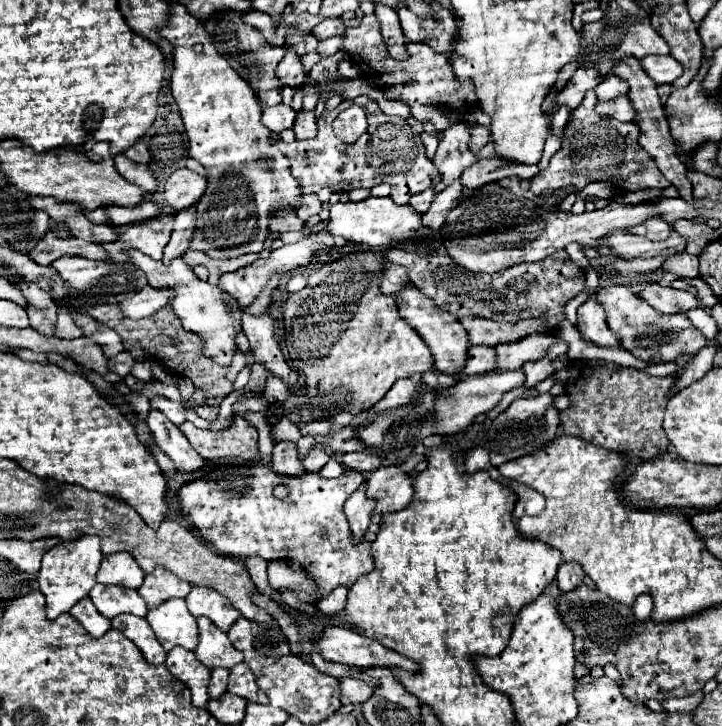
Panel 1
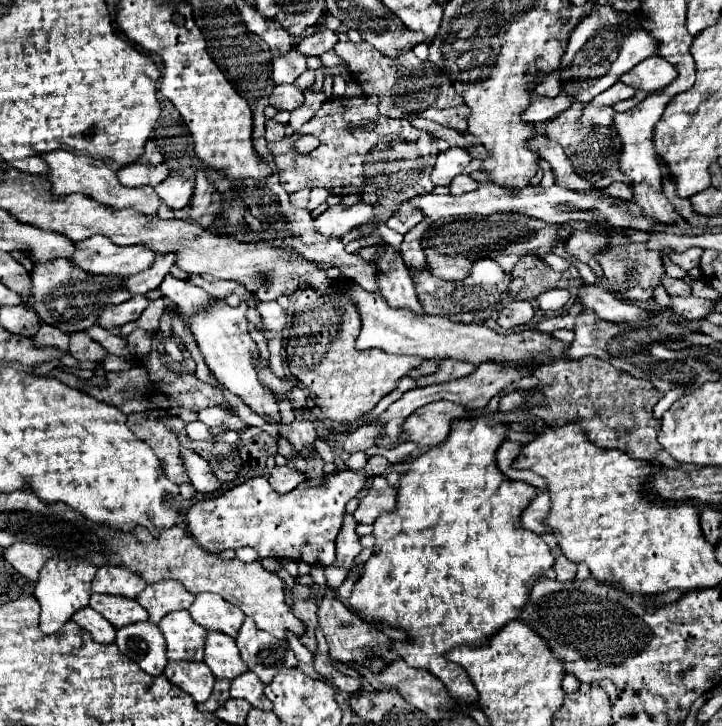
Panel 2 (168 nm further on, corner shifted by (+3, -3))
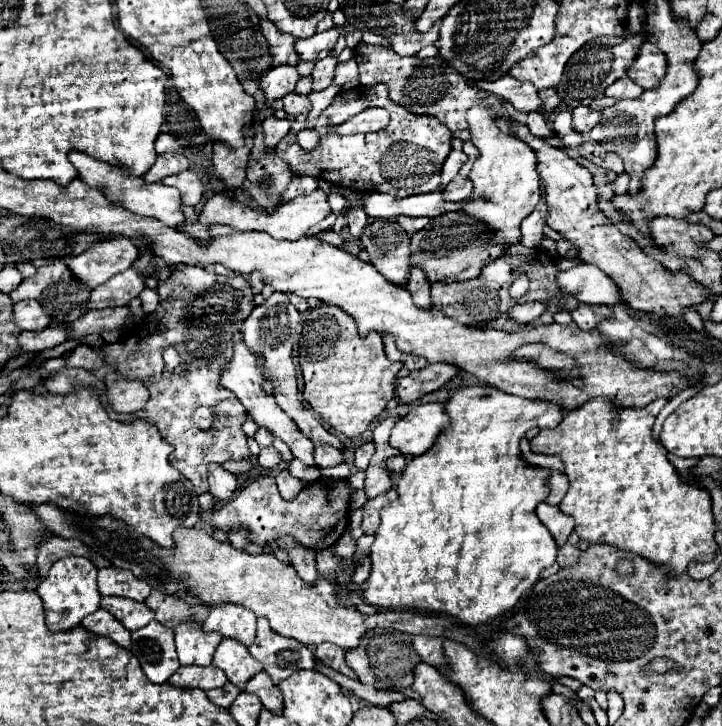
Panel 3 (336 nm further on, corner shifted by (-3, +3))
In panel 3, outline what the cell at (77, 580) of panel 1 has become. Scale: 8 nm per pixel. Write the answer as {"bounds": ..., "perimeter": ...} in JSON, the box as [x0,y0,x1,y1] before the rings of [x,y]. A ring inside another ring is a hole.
{"bounds":[38,557,100,631],"perimeter":[[[64,557],[58,559],[50,571],[48,577],[38,585],[38,595],[44,601],[44,611],[46,611],[46,625],[52,631],[66,631],[72,629],[76,625],[80,625],[80,621],[90,615],[92,611],[96,611],[100,607],[100,593],[96,587],[96,565],[88,559],[88,557]]]}

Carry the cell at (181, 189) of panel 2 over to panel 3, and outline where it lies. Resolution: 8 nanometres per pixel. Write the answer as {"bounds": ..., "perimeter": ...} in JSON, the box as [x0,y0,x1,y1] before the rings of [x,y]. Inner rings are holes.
{"bounds":[162,171,202,205],"perimeter":[[[182,171],[178,175],[170,175],[170,177],[164,177],[162,179],[164,185],[172,185],[176,187],[180,193],[182,193],[182,203],[184,205],[196,205],[200,199],[202,199],[202,183],[200,179],[196,177],[194,171]]]}

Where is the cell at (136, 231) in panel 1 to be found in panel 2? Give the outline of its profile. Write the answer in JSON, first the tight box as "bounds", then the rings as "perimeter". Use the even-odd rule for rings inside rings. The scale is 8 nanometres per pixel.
{"bounds":[70,235,154,277],"perimeter":[[[94,235],[90,239],[74,243],[76,251],[70,257],[86,273],[130,277],[148,269],[154,263],[154,253],[144,245],[118,247],[108,237]]]}

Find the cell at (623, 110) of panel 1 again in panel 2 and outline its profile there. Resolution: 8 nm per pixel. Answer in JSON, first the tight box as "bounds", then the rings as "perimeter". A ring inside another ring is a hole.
{"bounds":[578,105,614,127],"perimeter":[[[586,105],[582,111],[582,117],[578,119],[580,125],[584,127],[610,127],[612,117],[614,117],[612,107],[596,107],[596,105]]]}

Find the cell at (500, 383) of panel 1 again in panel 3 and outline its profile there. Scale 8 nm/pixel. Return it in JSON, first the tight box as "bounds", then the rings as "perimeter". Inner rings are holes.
{"bounds":[390,403,450,455],"perimeter":[[[420,403],[406,413],[390,435],[390,445],[400,449],[404,455],[426,453],[436,437],[448,427],[450,417],[442,403]]]}

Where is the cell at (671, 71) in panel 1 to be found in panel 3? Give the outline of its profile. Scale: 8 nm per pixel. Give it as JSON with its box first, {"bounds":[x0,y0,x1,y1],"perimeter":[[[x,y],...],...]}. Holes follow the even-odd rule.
{"bounds":[628,41,668,89],"perimeter":[[[646,41],[644,47],[640,49],[640,55],[636,57],[636,63],[628,67],[628,77],[642,89],[654,89],[666,77],[666,69],[668,69],[666,55]]]}

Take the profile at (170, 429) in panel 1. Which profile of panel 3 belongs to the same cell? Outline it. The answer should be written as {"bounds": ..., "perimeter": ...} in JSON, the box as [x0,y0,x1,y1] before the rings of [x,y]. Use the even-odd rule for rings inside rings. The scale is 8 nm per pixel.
{"bounds":[208,463,236,501],"perimeter":[[[210,463],[208,465],[208,481],[210,481],[210,493],[216,501],[228,501],[236,491],[236,475],[228,473],[222,465]]]}

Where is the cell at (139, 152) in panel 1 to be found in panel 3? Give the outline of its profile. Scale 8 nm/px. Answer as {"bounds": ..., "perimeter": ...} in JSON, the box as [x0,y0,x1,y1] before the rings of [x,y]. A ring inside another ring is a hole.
{"bounds":[156,133,182,155],"perimeter":[[[160,133],[160,137],[156,139],[156,153],[158,155],[166,153],[166,151],[180,151],[180,149],[182,149],[182,143],[168,133]]]}

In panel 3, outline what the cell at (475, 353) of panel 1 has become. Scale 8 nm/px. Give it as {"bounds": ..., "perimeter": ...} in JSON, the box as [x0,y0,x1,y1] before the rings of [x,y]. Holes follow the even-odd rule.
{"bounds":[396,363,460,403],"perimeter":[[[432,363],[426,365],[420,371],[412,371],[404,379],[396,379],[396,395],[400,397],[400,403],[412,403],[418,401],[422,395],[432,393],[440,387],[444,387],[448,381],[452,381],[460,369],[450,363]]]}

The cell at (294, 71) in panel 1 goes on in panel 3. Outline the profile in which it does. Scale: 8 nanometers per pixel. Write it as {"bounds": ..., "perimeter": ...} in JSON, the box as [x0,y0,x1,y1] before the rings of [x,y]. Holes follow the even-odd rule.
{"bounds":[282,93,310,115],"perimeter":[[[290,93],[290,95],[284,95],[282,97],[284,101],[284,111],[288,115],[298,115],[298,113],[308,113],[310,111],[310,99],[306,95],[298,95],[298,93]]]}

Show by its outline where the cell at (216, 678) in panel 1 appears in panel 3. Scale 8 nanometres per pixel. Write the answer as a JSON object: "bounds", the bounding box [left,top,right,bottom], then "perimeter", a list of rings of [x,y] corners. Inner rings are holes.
{"bounds":[208,681,240,709],"perimeter":[[[228,681],[224,687],[208,691],[208,699],[212,699],[212,703],[218,707],[228,709],[232,705],[232,701],[238,697],[238,693],[240,693],[240,689]]]}

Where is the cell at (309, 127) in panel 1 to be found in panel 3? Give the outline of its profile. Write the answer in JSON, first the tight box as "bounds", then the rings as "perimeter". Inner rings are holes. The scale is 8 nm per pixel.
{"bounds":[312,57,336,91],"perimeter":[[[326,57],[326,59],[316,61],[316,67],[312,71],[312,79],[314,79],[312,91],[322,91],[328,85],[332,85],[332,81],[334,81],[334,67],[336,67],[336,57]]]}

